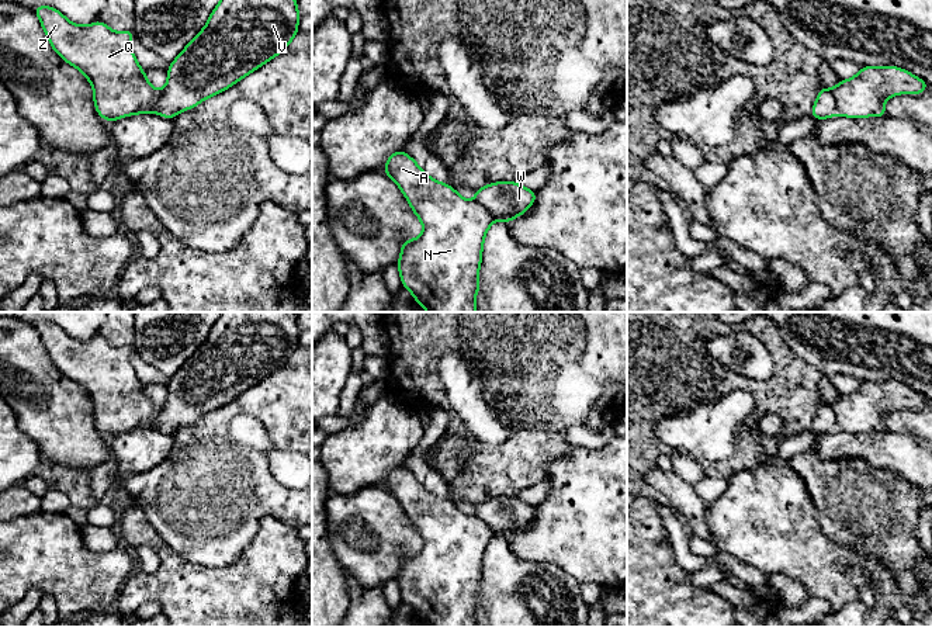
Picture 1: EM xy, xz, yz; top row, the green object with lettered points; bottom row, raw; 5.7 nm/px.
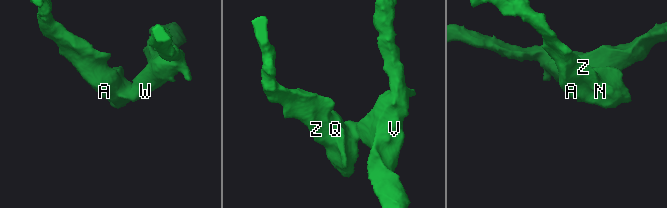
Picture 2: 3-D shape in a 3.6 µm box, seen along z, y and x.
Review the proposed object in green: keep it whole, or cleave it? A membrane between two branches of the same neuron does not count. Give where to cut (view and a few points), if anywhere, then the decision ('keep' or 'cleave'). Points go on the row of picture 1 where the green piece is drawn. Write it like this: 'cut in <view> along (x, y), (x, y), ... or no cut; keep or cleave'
cut in yz along (832, 89), (839, 113); cleave

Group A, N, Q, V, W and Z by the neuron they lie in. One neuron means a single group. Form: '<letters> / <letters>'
A N Q Z / V W

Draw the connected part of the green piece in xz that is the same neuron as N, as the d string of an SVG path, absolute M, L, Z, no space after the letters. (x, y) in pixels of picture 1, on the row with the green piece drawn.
M405 150L394 152L382 173L398 184L412 211L423 224L423 233L419 238L402 243L396 264L402 287L409 290L422 309L427 312L477 312L475 297L479 291L482 247L485 235L493 222L492 216L478 202L464 200L454 187L429 177Z

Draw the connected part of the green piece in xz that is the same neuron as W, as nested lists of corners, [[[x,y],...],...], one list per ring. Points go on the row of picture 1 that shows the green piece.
[[[516,181],[491,183],[475,190],[475,202],[478,202],[493,221],[509,224],[519,215],[523,215],[536,201],[537,191],[531,191]]]

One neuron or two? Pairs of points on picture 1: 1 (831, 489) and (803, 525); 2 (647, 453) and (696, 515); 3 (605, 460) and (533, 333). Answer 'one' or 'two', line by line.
1: two
2: two
3: two

